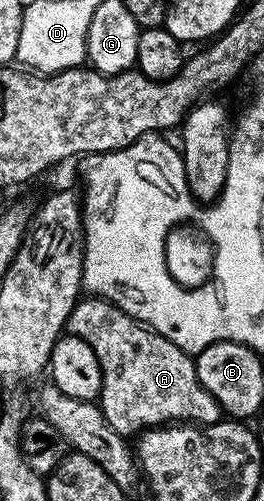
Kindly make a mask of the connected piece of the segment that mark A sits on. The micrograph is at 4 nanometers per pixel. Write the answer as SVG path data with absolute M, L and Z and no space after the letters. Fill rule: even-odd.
M84 297L76 302L73 312L67 321L66 333L76 334L93 348L99 366L103 370L103 393L101 405L103 415L115 431L124 436L135 436L152 427L164 424L202 424L211 426L224 417L219 401L209 393L197 380L195 359L186 354L177 344L173 344L165 336L161 336L150 326L144 326L137 319L131 318L121 308L104 298Z

